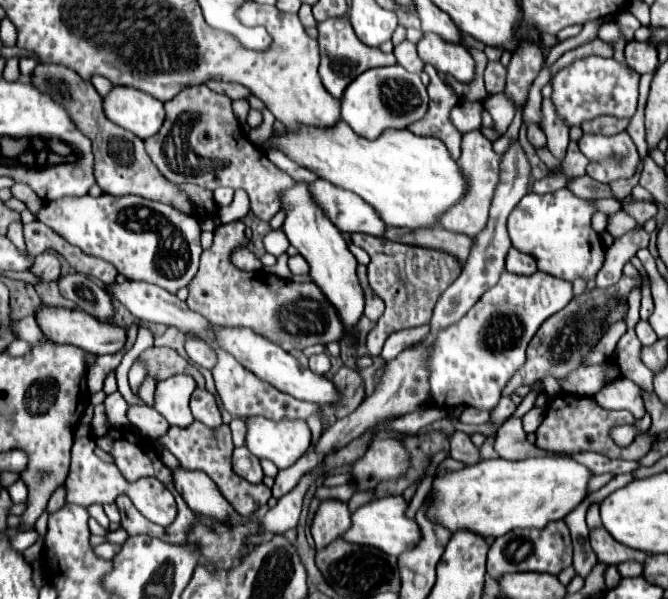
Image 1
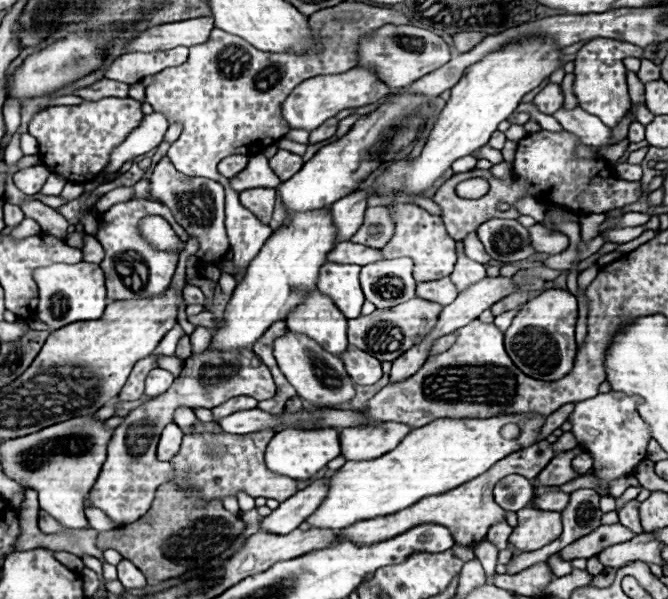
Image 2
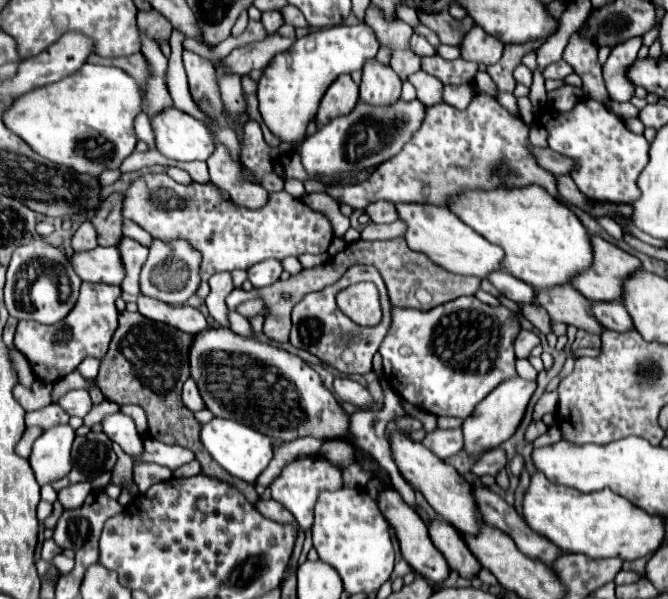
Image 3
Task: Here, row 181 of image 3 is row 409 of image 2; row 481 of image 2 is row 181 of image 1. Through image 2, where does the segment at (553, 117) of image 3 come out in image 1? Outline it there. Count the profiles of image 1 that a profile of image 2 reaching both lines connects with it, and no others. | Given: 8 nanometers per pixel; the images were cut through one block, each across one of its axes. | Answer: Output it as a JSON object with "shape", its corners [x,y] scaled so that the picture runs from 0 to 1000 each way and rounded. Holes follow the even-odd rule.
{"shape":[[[940,220],[919,227],[874,224],[865,234],[865,244],[868,254],[883,267],[877,290],[901,307],[913,307],[928,297],[946,297],[958,274],[955,250]]]}

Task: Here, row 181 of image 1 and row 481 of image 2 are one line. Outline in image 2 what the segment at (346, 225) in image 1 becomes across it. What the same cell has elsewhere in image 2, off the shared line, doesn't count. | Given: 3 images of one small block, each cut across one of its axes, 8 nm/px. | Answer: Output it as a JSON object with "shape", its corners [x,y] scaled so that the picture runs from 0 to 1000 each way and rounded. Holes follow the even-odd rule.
{"shape":[[[488,798],[467,805],[455,818],[425,835],[413,851],[407,851],[407,858],[392,865],[389,881],[398,885],[401,891],[431,891],[473,851],[485,828],[488,828]]]}

